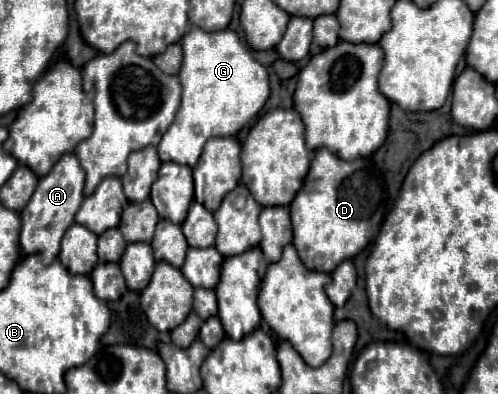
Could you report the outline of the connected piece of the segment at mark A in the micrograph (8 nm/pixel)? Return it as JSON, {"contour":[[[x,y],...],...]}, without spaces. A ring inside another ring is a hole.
{"contour":[[[65,154],[47,176],[39,178],[31,200],[21,212],[21,248],[25,254],[43,254],[45,258],[57,258],[61,238],[73,224],[75,214],[83,202],[83,184],[85,172],[75,154]]]}

